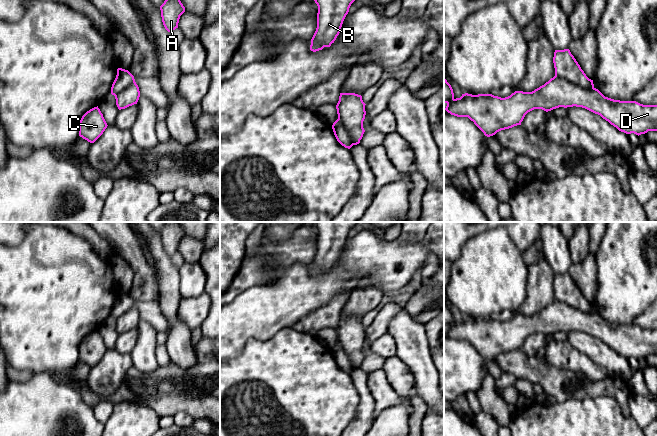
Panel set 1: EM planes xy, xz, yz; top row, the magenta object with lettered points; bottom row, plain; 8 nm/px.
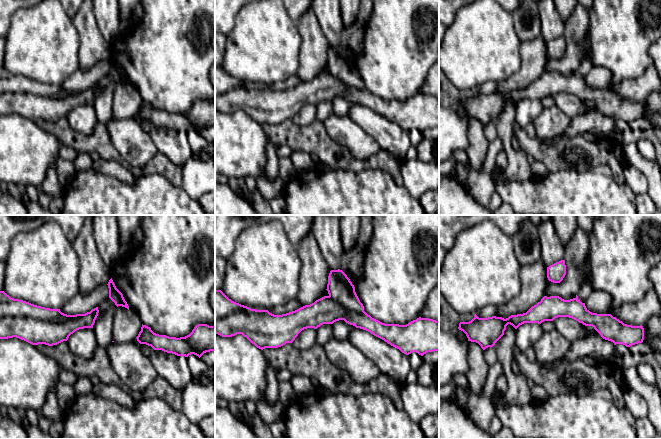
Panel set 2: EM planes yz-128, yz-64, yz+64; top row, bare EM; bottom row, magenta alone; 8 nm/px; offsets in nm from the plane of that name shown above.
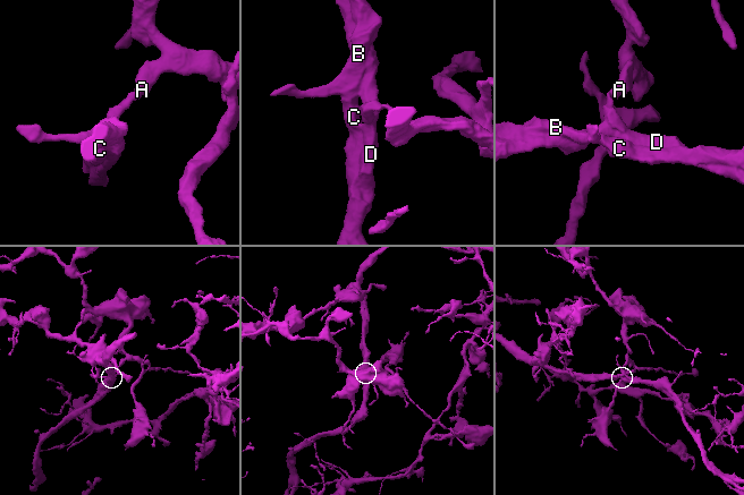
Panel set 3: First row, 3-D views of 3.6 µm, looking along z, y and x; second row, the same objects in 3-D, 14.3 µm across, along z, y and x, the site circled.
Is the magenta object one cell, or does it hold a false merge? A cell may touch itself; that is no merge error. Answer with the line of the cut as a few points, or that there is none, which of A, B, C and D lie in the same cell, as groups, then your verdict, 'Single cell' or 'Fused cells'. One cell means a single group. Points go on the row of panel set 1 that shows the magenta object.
No split. Groups: A B C D. Single cell

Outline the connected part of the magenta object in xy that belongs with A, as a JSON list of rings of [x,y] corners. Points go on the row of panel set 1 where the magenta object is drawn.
[[[165,0],[160,6],[162,22],[168,32],[178,28],[180,16],[185,12],[185,7],[180,0]]]

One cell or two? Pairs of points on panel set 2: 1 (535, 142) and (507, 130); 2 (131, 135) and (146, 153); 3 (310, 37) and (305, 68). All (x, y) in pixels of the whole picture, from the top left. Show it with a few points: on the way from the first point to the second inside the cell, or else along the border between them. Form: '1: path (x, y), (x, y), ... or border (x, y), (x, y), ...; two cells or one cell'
1: border (514, 121), (512, 134); two cells
2: path (132, 139), (142, 149); one cell
3: path (310, 45), (310, 60); one cell

